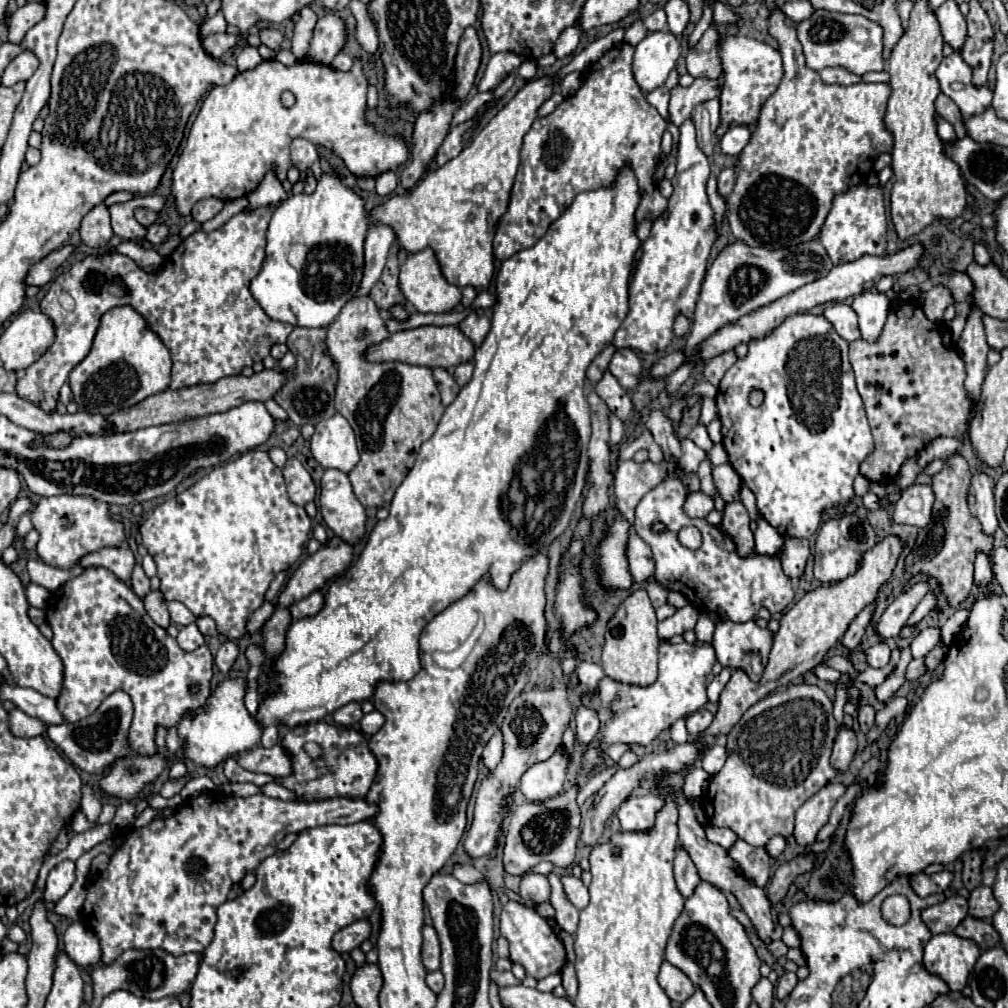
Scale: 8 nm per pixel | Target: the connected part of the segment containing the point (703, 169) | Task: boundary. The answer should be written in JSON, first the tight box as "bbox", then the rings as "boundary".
{"bbox":[614,118,714,348],"boundary":[[[688,118],[680,124],[680,140],[676,154],[676,174],[672,178],[674,192],[668,202],[668,210],[660,216],[650,230],[648,240],[642,246],[642,258],[636,268],[630,296],[628,316],[614,336],[616,348],[666,348],[672,340],[672,324],[676,312],[684,312],[692,318],[700,286],[706,274],[708,256],[714,244],[714,218],[706,196],[706,180],[710,176],[708,158],[696,144],[696,128]]]}

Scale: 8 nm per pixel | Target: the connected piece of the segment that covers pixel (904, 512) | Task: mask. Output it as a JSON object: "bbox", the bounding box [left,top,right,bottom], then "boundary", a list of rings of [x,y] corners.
{"bbox":[894,484,934,528],"boundary":[[[914,484],[904,490],[894,504],[894,522],[898,524],[912,524],[924,528],[930,522],[930,512],[934,504],[934,492],[930,486]]]}

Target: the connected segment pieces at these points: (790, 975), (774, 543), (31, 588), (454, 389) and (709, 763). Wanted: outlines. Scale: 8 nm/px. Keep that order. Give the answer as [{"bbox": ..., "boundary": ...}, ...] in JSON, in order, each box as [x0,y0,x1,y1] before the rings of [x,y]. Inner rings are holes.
[{"bbox":[776,972,798,1000],"boundary":[[[786,972],[780,980],[778,980],[778,988],[776,988],[776,998],[778,1000],[784,1000],[792,990],[794,990],[794,986],[798,984],[798,978],[796,978],[796,974],[794,972]]]},{"bbox":[754,520,784,556],"boundary":[[[762,520],[762,528],[756,528],[754,540],[756,540],[756,554],[766,554],[766,556],[774,556],[784,544],[784,538],[778,536],[778,532],[774,532],[774,528],[766,524],[766,520]]]},{"bbox":[26,584,50,608],"boundary":[[[28,584],[28,588],[26,588],[28,603],[30,606],[36,608],[46,608],[46,600],[48,600],[48,594],[50,594],[50,592],[46,590],[46,588],[38,586],[38,584]]]},{"bbox":[436,376,460,406],"boundary":[[[444,376],[444,380],[438,380],[436,384],[438,384],[440,396],[442,396],[442,404],[448,406],[454,400],[454,396],[458,396],[458,390],[460,390],[458,384],[454,382],[454,378],[446,378],[446,376]]]},{"bbox":[702,744,726,774],"boundary":[[[714,744],[702,758],[702,768],[708,772],[708,774],[716,774],[726,762],[726,746],[724,744]]]}]

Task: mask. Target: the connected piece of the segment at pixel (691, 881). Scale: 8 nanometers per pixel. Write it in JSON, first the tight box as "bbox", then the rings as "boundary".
{"bbox":[674,848,698,896],"boundary":[[[678,848],[676,858],[674,858],[674,876],[676,876],[676,884],[682,896],[690,896],[690,892],[694,892],[694,888],[698,886],[698,872],[694,862],[690,860],[688,852],[684,848]]]}

